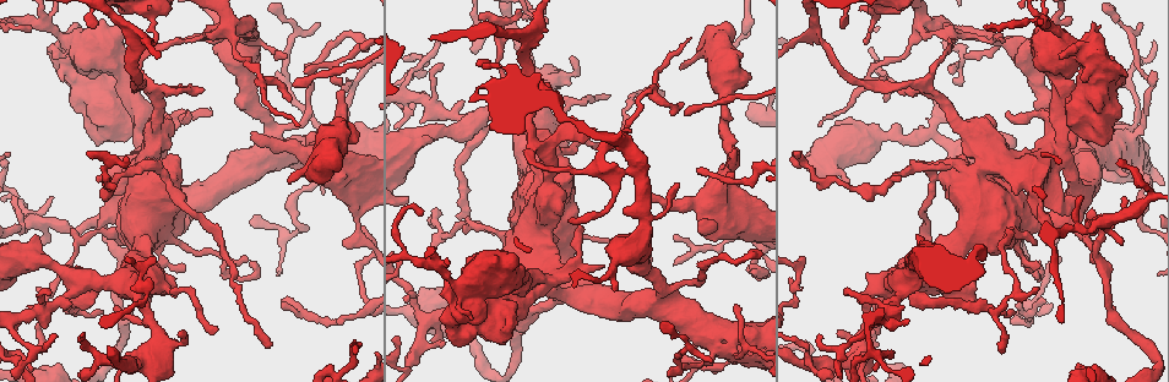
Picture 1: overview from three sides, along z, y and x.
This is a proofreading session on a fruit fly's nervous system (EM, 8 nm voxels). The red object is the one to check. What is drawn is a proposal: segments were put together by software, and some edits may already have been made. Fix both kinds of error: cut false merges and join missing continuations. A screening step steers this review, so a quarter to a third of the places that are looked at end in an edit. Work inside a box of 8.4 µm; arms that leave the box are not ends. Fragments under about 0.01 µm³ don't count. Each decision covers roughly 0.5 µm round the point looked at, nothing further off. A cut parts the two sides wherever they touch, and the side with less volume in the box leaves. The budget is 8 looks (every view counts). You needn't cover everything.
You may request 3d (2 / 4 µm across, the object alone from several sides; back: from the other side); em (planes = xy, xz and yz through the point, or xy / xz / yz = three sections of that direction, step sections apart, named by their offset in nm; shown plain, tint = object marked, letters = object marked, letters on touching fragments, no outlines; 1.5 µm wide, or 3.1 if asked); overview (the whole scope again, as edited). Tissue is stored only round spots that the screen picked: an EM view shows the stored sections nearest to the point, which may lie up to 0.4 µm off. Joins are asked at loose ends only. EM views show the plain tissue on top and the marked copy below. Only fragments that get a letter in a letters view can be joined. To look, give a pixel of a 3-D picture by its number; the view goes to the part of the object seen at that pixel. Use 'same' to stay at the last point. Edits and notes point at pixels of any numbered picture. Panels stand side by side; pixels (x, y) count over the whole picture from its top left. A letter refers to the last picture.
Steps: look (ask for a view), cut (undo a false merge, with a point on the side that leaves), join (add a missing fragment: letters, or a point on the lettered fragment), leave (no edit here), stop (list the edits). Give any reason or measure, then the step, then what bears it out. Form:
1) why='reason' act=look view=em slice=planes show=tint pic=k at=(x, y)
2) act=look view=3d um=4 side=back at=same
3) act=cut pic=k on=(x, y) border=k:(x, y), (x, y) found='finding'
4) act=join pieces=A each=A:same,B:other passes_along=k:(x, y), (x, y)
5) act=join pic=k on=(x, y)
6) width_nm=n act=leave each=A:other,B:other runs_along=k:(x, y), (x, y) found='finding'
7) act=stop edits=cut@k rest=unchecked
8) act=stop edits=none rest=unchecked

why='an open end' act=look view=3d um=2 pic=1 at=(204, 90)

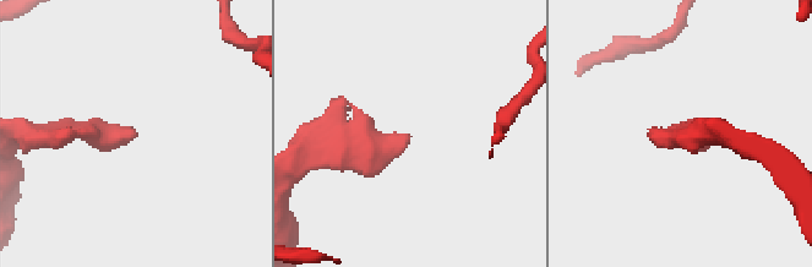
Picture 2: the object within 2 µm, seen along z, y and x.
act=look view=em slice=planes show=letters pic=2 at=(131, 129)

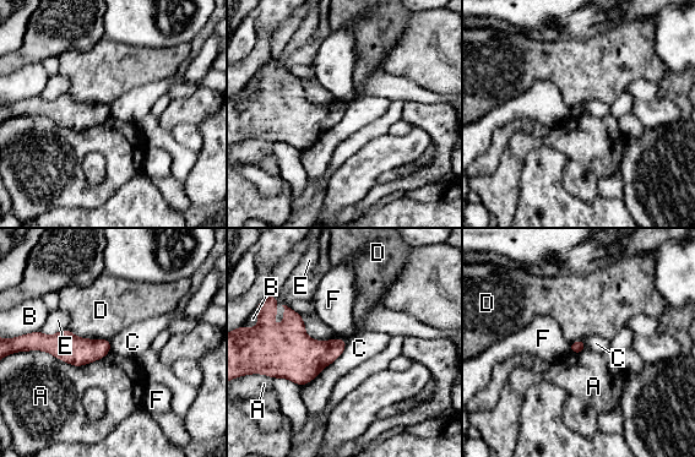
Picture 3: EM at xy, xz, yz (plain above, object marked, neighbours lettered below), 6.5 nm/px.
act=leave each=A:other,B:other,C:other,D:other,E:other,F:other runs_along=3:(33, 336), (70, 348), (107, 348) found='none of them fits'

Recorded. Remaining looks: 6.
why='calibre changes' act=look view=3d um=4 pic=1 at=(147, 167)

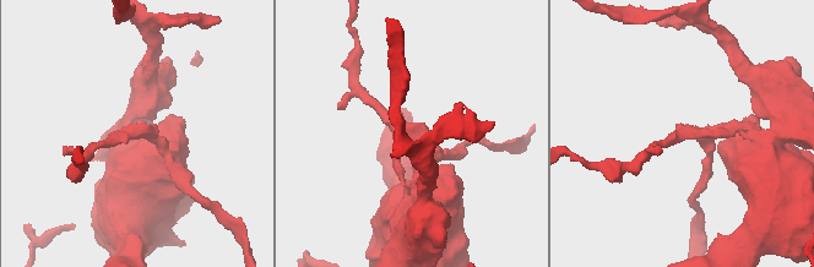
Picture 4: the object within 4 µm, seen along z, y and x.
act=look view=em slice=planes show=letters pic=4 at=(136, 131)

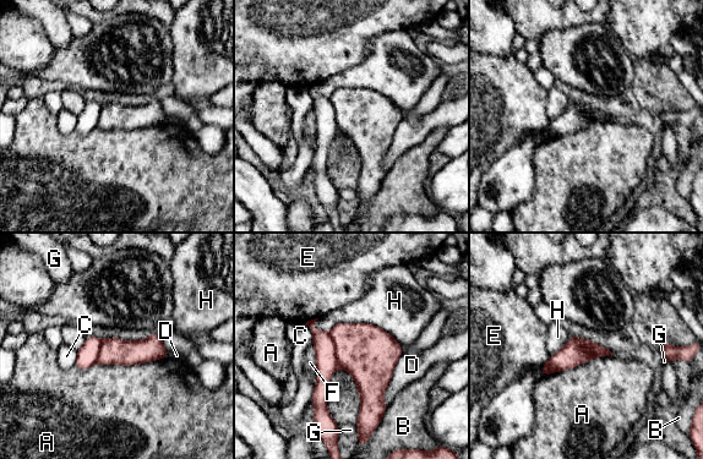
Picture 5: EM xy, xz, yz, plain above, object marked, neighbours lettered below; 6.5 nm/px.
width_nm=170 act=cut pic=5 on=(366, 351) each=A:other,B:other,C:other,D:other,E:other,F:other,G:other,H:other border=5:(328, 333), (339, 365) found='a second neuron is stuck on'

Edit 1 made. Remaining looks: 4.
act=look view=overview

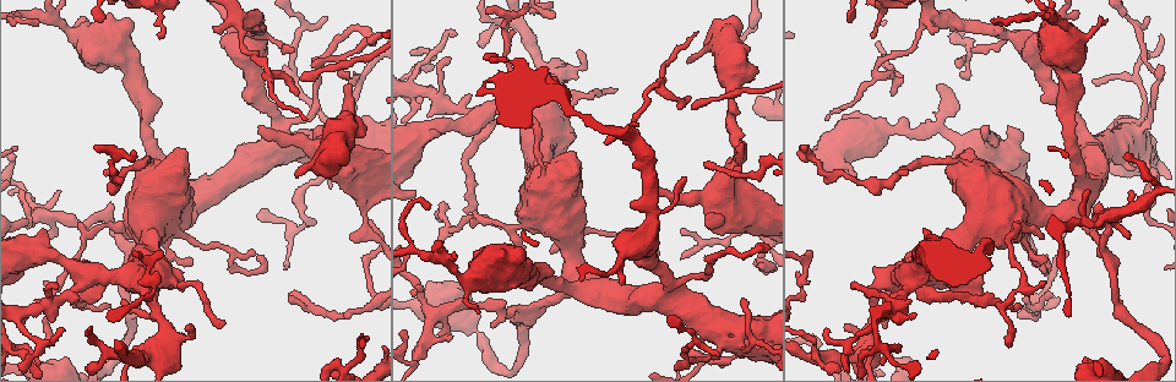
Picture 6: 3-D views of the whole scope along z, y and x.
why='an open end' act=look view=3d um=4 pic=6 at=(687, 63)

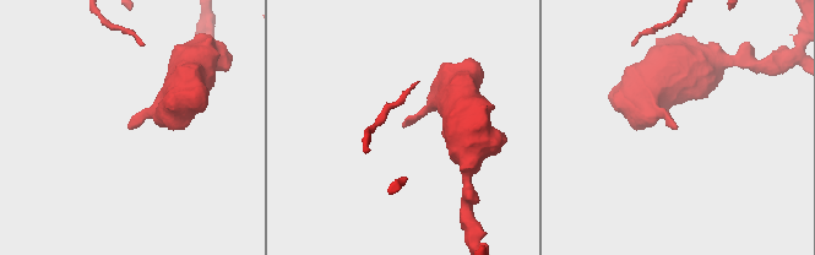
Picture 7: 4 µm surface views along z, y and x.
why='shape alone is not enough' act=look view=em slice=planes show=letters pic=7 at=(674, 127)

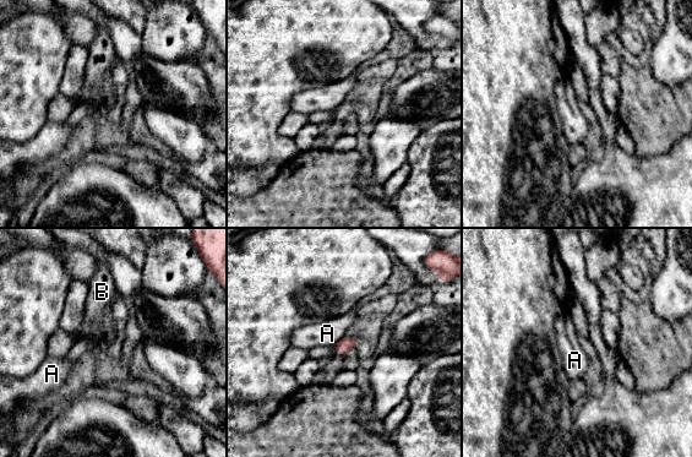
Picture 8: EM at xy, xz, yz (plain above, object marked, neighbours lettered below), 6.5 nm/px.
act=leave each=A:other,B:other border=8:(346, 333), (334, 347) found='no lettered fragment goes on from it'

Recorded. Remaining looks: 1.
act=stop edits=cut@5 rest=unchecked

